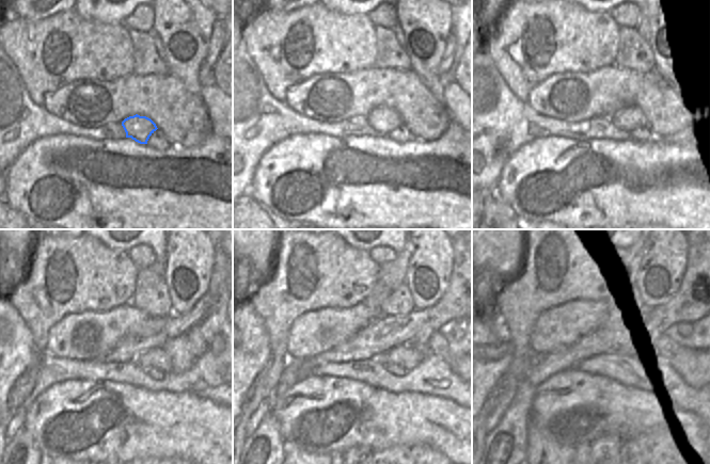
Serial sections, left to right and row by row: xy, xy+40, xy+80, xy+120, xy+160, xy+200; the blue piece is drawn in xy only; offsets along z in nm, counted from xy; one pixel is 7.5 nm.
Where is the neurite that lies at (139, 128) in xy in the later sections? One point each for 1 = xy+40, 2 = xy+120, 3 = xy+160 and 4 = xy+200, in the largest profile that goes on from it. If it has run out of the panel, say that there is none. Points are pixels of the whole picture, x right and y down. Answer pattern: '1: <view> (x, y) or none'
1: xy+40 (383, 120)
2: xy+120 (155, 357)
3: xy+160 (396, 355)
4: xy+200 (662, 349)

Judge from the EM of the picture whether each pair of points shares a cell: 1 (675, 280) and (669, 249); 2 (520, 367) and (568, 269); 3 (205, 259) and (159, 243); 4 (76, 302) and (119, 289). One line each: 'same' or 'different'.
1: same
2: same
3: different
4: same

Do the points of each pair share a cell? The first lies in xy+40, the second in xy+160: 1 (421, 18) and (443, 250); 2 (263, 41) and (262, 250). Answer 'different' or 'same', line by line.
1: same
2: different

